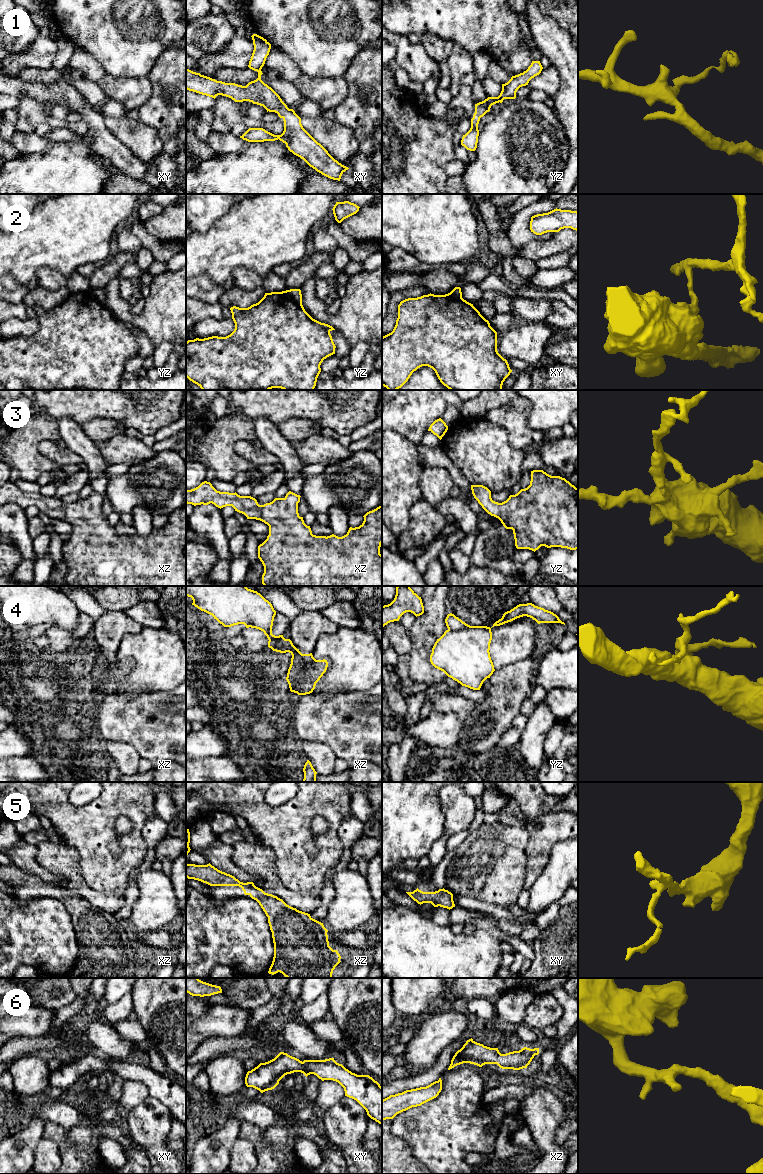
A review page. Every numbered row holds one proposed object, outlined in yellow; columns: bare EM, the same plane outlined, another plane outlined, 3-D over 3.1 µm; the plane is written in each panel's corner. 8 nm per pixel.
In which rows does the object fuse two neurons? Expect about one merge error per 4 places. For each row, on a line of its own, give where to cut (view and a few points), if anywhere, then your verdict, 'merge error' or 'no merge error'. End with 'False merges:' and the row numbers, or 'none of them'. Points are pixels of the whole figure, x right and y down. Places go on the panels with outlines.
1: cut none; no merge error
2: cut yz (285, 291), (302, 306); merge error
3: cut none; no merge error
4: cut xz (303, 654), (303, 660), (295, 676), (295, 692); merge error
5: cut none; no merge error
6: cut none; no merge error
False merges: 2, 4

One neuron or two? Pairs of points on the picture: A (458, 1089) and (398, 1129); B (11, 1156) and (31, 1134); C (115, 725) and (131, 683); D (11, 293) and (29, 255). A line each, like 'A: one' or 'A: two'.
A: one
B: one
C: two
D: two

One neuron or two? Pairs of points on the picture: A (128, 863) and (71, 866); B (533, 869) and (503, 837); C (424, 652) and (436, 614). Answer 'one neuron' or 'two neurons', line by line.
A: two neurons
B: two neurons
C: one neuron

